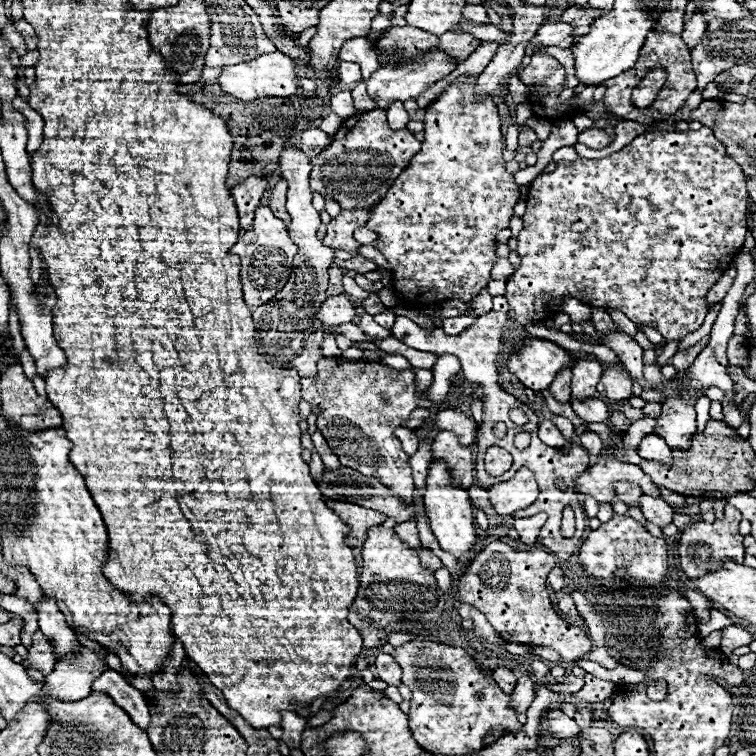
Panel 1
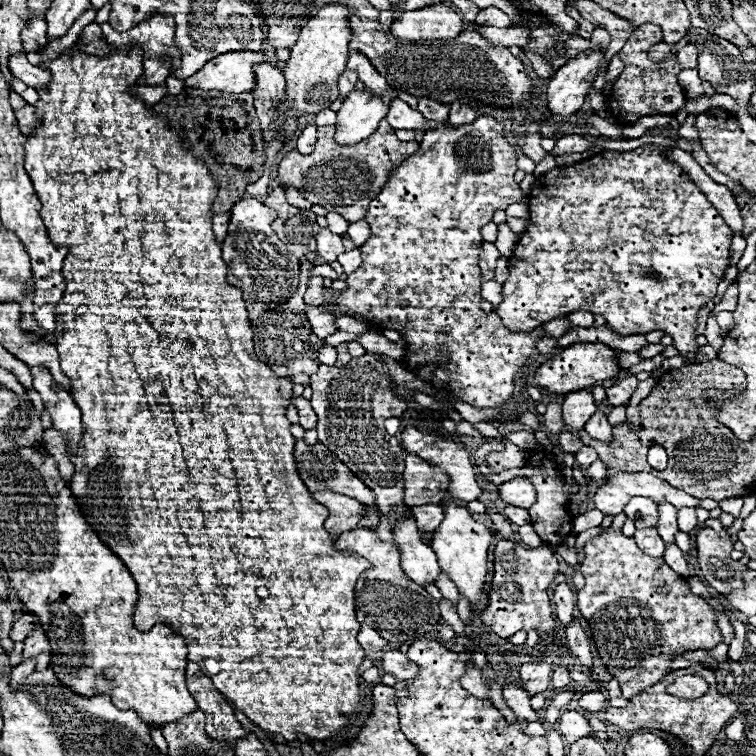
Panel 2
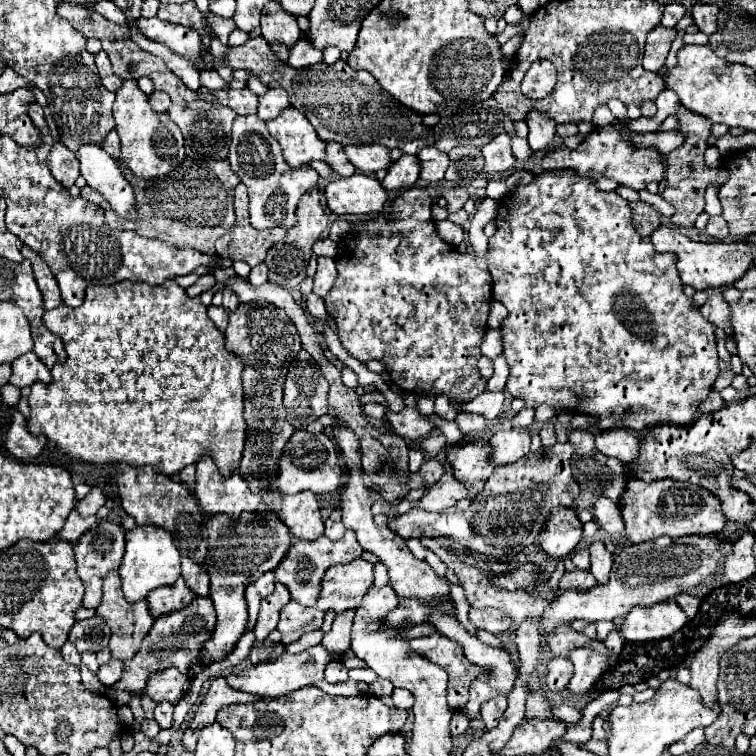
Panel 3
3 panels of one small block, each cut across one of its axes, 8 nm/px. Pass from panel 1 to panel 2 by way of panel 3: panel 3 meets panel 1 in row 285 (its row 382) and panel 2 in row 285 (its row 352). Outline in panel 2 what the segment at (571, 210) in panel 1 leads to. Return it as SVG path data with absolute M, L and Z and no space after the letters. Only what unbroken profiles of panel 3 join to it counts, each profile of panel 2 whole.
M644 144L630 152L606 150L588 160L582 160L574 166L556 166L554 170L536 178L536 182L532 186L536 190L528 198L530 226L528 226L528 232L524 232L520 236L520 240L514 248L514 254L510 258L510 274L502 288L504 302L496 308L496 314L502 318L504 326L510 332L531 332L543 323L550 322L552 318L560 318L560 316L574 312L576 308L602 308L602 316L606 318L606 324L610 324L618 334L630 336L630 334L646 334L652 330L666 332L668 336L672 336L672 344L678 350L678 354L686 360L694 360L694 356L700 348L696 344L698 310L716 296L716 286L722 280L724 270L730 266L732 230L724 224L718 210L706 200L706 196L690 180L690 176L676 162L672 162L668 158L668 152L670 152L668 146L658 146L658 144Z

